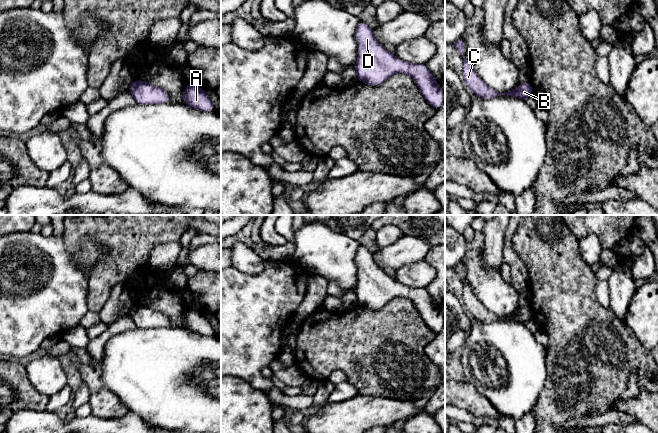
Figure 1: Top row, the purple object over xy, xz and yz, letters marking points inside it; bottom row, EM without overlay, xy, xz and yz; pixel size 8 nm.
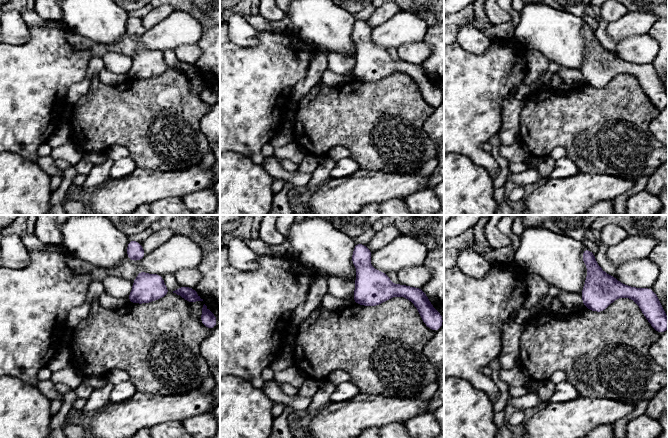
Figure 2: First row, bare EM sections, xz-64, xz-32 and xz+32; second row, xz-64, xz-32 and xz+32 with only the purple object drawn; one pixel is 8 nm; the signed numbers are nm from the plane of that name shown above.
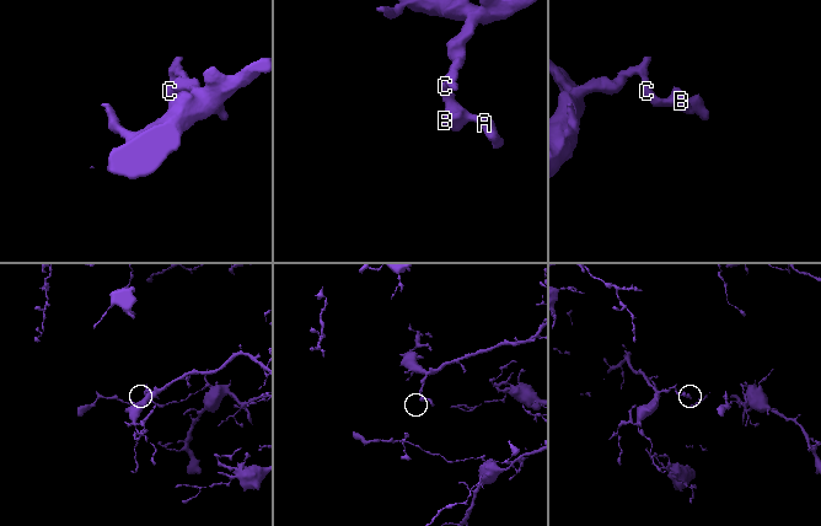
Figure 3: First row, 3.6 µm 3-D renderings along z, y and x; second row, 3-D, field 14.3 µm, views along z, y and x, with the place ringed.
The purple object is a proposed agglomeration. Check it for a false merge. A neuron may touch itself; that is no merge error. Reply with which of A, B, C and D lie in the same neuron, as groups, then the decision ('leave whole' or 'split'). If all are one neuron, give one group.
A B C D | leave whole

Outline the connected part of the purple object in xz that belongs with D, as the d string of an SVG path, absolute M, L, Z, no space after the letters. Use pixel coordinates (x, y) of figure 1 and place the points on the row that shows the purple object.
M362 21L357 25L355 38L359 52L354 68L360 82L379 86L395 73L405 73L413 78L432 107L437 110L443 105L444 92L425 64L398 59L374 38L374 29Z

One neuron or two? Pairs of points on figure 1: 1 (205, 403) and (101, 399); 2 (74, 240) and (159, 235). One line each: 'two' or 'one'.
1: two
2: one

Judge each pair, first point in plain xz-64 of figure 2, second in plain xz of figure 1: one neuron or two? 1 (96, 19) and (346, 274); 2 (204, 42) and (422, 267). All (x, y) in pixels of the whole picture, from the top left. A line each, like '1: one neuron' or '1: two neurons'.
1: one neuron
2: two neurons

